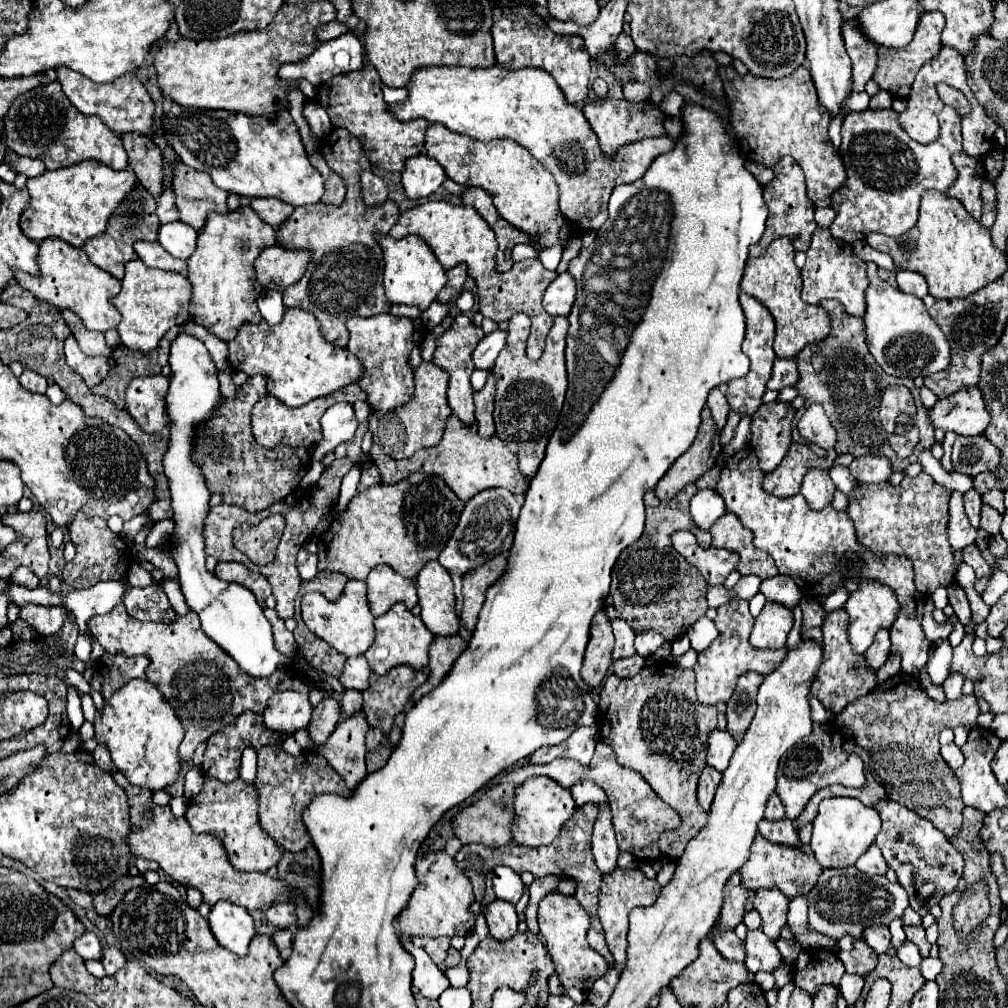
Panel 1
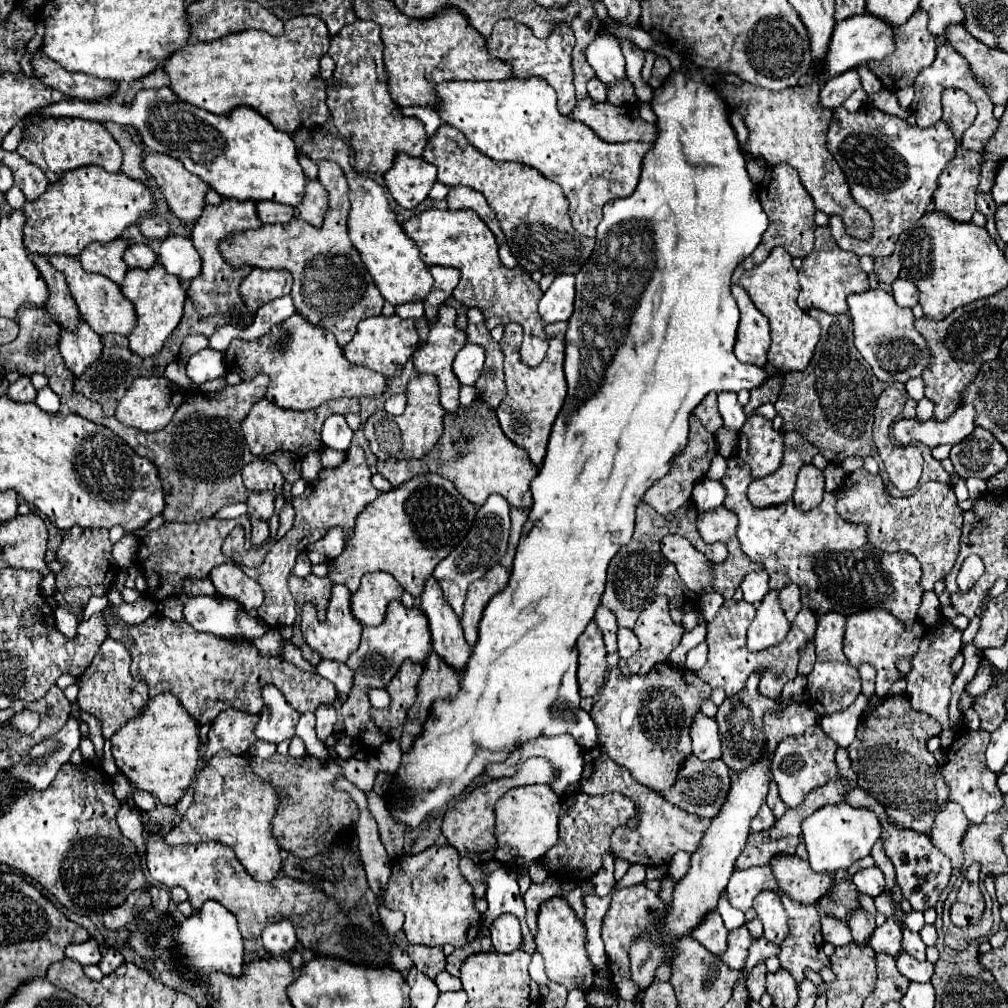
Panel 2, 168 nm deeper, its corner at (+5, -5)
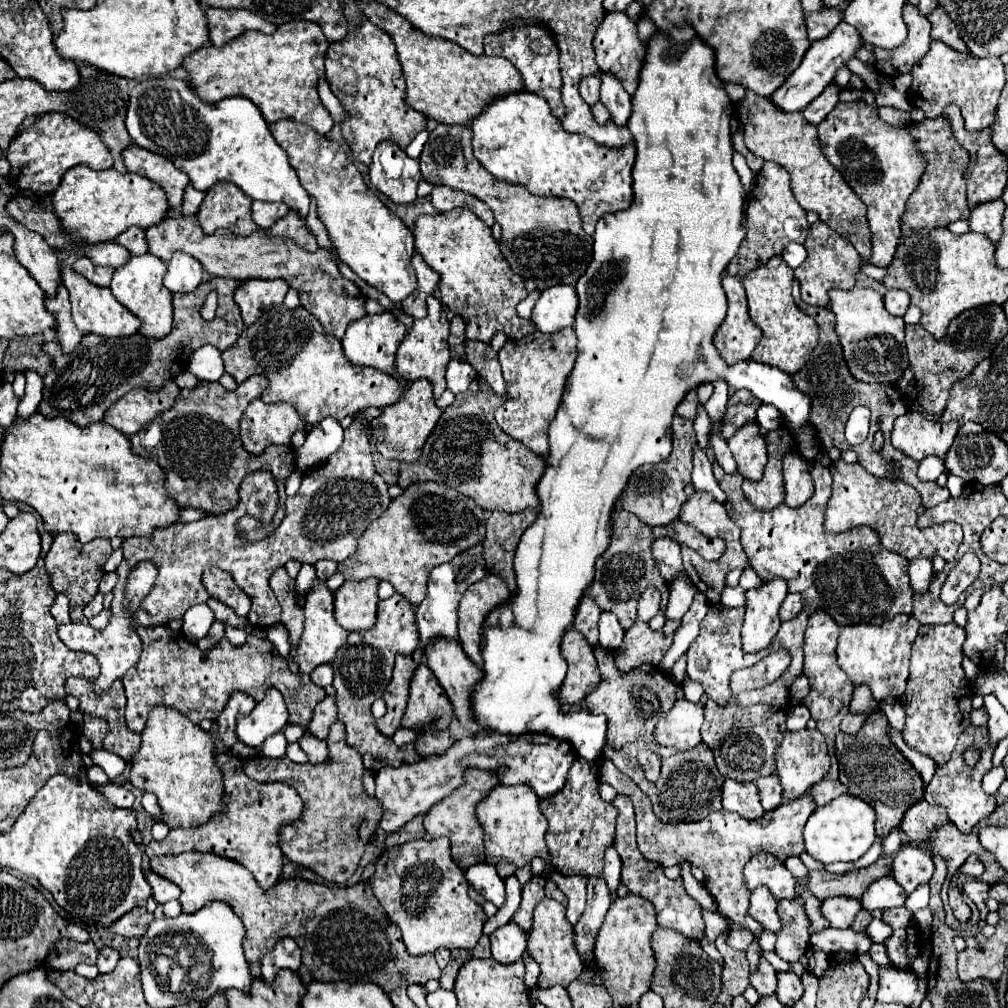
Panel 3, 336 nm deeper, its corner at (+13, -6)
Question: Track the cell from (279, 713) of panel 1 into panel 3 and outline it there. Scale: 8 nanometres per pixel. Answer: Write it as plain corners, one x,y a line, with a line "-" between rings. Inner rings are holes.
268,688
264,700
258,702
248,716
238,718
236,734
238,740
244,742
246,746
258,748
268,736
280,732
286,724
288,724
288,710
282,700
282,694
276,688

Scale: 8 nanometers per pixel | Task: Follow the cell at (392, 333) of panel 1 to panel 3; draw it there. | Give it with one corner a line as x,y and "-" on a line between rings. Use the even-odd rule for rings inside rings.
382,312
376,316
366,314
364,318
348,324
346,334
342,338
344,356
356,366
372,366
372,368
378,368
382,372
392,372
398,344
404,340
406,332
408,332
406,326
392,312

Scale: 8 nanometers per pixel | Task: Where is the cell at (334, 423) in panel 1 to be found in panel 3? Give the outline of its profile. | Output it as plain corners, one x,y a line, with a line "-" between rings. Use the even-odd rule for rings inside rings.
324,418
306,434
304,446
298,450
296,466
300,472
308,472
310,468
318,468
324,464
330,454
334,454
344,440
344,430
338,420

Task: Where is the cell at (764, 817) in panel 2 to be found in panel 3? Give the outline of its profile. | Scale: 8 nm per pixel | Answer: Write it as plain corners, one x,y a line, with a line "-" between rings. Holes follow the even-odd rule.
724,780
722,806
724,806
724,810
736,812
746,820
758,820
764,814
764,808
758,798
756,782

